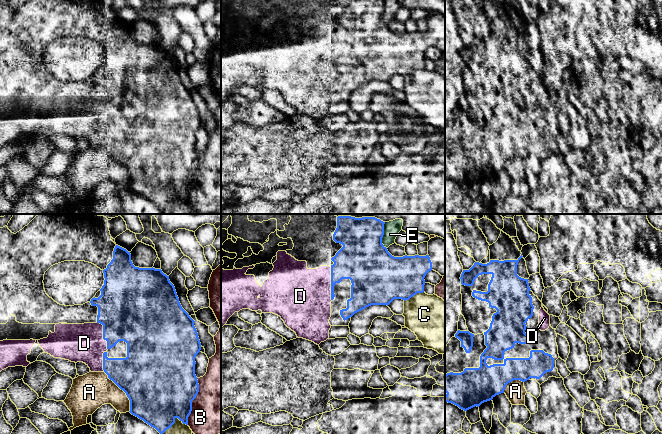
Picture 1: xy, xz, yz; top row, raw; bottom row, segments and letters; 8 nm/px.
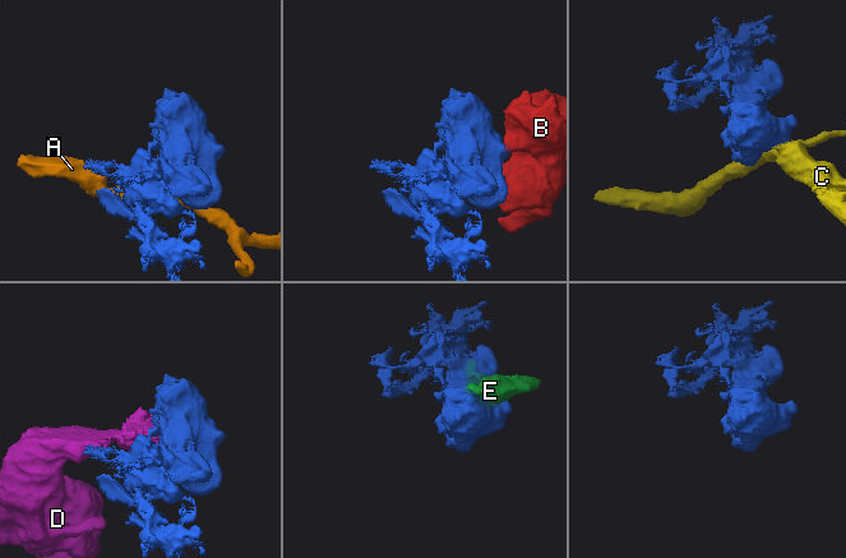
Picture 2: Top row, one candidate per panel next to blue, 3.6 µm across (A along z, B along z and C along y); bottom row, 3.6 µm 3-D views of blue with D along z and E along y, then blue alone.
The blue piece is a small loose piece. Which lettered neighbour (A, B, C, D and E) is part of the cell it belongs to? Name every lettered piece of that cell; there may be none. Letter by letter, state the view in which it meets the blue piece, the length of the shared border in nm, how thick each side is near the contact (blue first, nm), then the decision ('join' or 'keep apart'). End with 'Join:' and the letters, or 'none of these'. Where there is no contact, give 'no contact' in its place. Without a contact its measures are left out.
A: xy | 380 nm | 480/280 nm | keep apart
B: xy | 380 nm | 500/420 nm | keep apart
C: xz | 180 nm | 360/360 nm | keep apart
D: xz | 280 nm | 280/440 nm | join
E: xz | 200 nm | 400/120 nm | keep apart
Join: D

